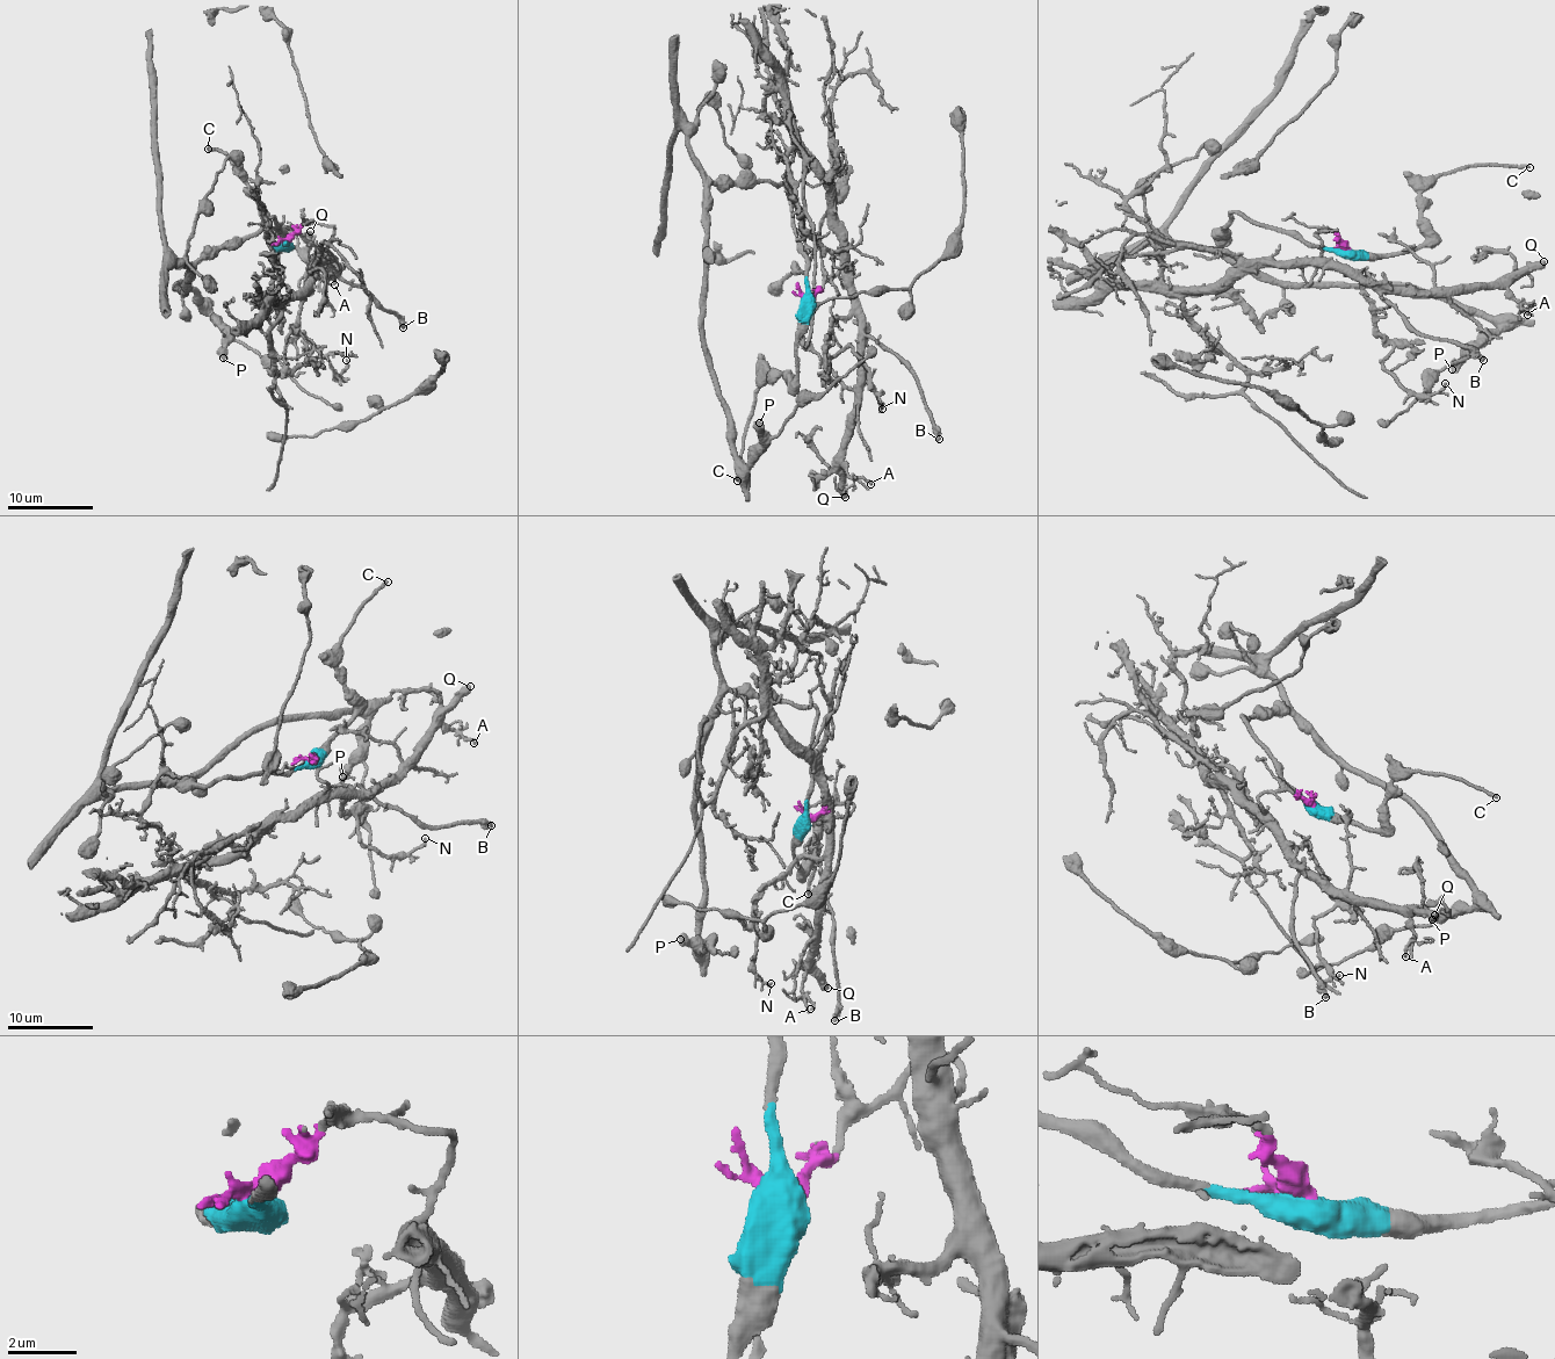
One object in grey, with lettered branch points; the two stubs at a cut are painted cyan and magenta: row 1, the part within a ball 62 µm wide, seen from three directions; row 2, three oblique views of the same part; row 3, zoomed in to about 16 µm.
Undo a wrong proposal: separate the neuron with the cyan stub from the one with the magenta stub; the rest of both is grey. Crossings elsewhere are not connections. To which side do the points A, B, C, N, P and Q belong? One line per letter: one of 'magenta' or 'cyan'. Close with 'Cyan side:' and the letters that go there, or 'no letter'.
A: magenta
B: magenta
C: cyan
N: magenta
P: cyan
Q: magenta
Cyan side: C, P

